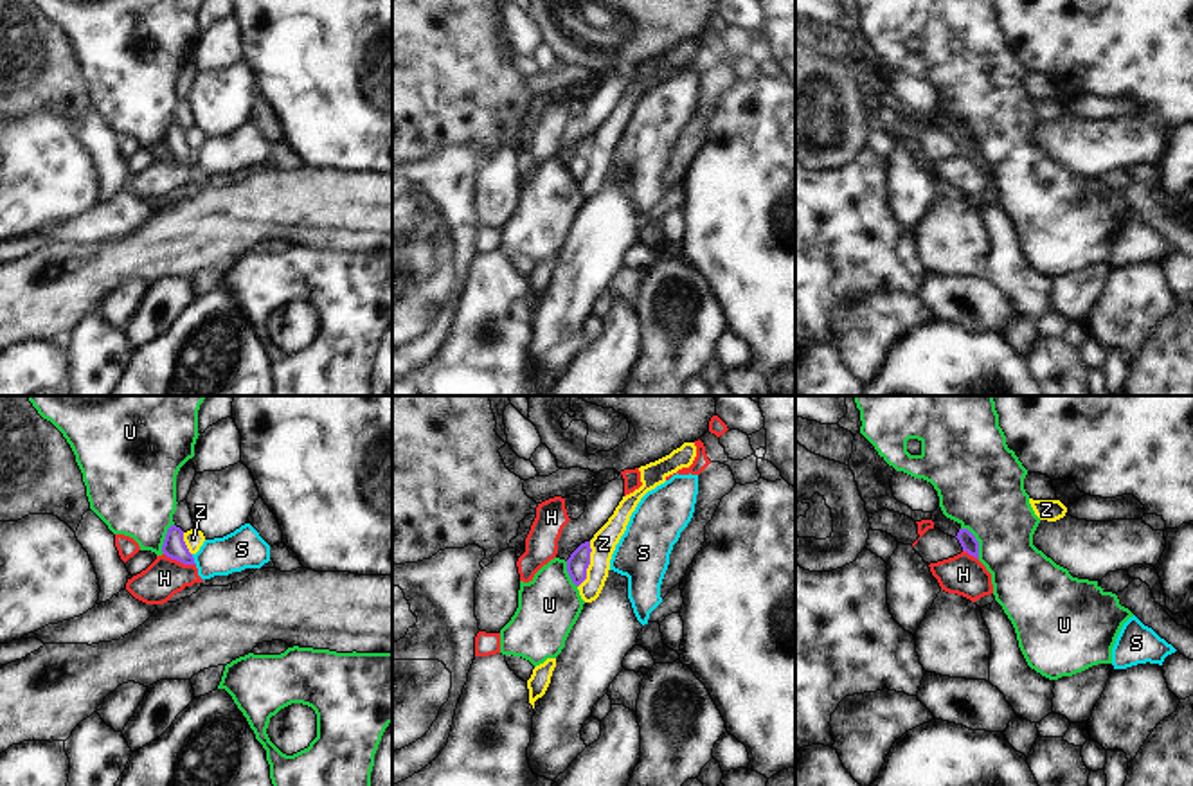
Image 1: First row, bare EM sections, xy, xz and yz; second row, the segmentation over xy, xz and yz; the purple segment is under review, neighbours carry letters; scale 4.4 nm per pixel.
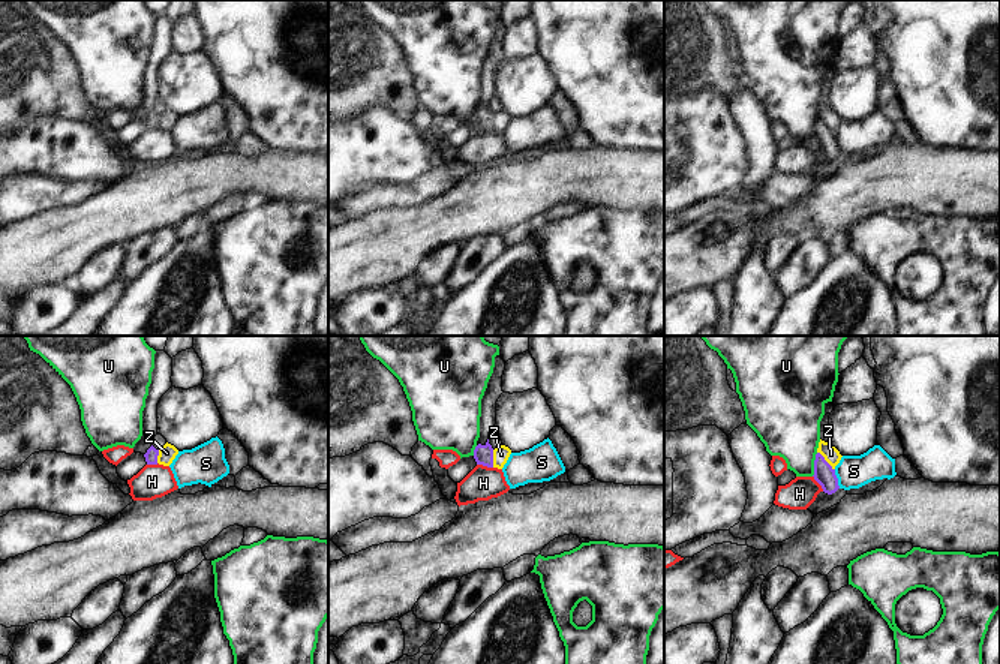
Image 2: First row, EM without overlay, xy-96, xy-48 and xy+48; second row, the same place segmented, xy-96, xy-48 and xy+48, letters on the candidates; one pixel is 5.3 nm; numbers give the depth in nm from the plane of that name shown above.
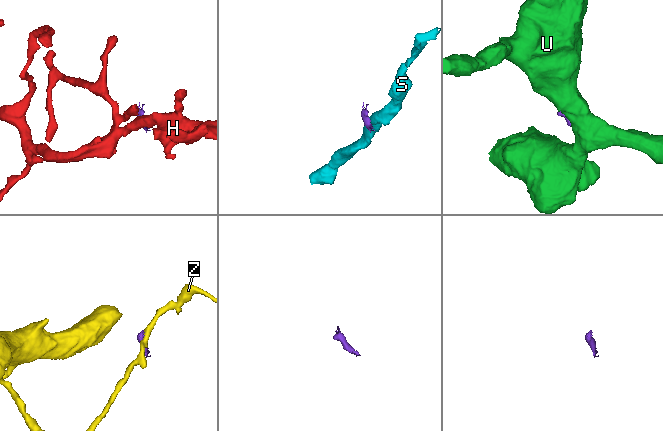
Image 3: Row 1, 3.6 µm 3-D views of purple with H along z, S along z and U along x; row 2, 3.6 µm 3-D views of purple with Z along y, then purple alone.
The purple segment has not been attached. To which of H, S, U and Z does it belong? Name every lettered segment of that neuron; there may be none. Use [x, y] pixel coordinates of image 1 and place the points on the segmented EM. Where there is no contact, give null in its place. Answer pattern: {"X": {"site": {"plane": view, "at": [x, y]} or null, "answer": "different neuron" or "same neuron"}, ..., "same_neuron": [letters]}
{"H": {"site": {"plane": "xy", "at": [180, 562]}, "answer": "different neuron"}, "S": {"site": {"plane": "xy", "at": [193, 560]}, "answer": "different neuron"}, "U": {"site": {"plane": "yz", "at": [977, 542]}, "answer": "different neuron"}, "Z": {"site": {"plane": "xz", "at": [589, 563]}, "answer": "different neuron"}, "same_neuron": []}

